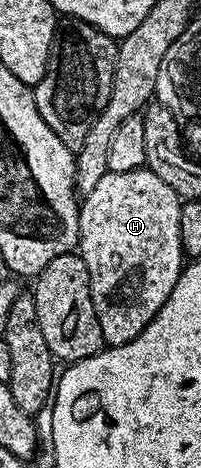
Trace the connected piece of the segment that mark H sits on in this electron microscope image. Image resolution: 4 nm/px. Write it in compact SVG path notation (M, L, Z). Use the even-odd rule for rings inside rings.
M140 169L117 173L108 171L93 193L82 196L79 204L78 254L83 256L89 269L89 281L93 293L93 309L97 309L97 321L101 325L104 344L116 347L133 341L153 321L153 317L165 305L177 277L183 272L185 256L181 245L181 209L179 194L157 173Z

